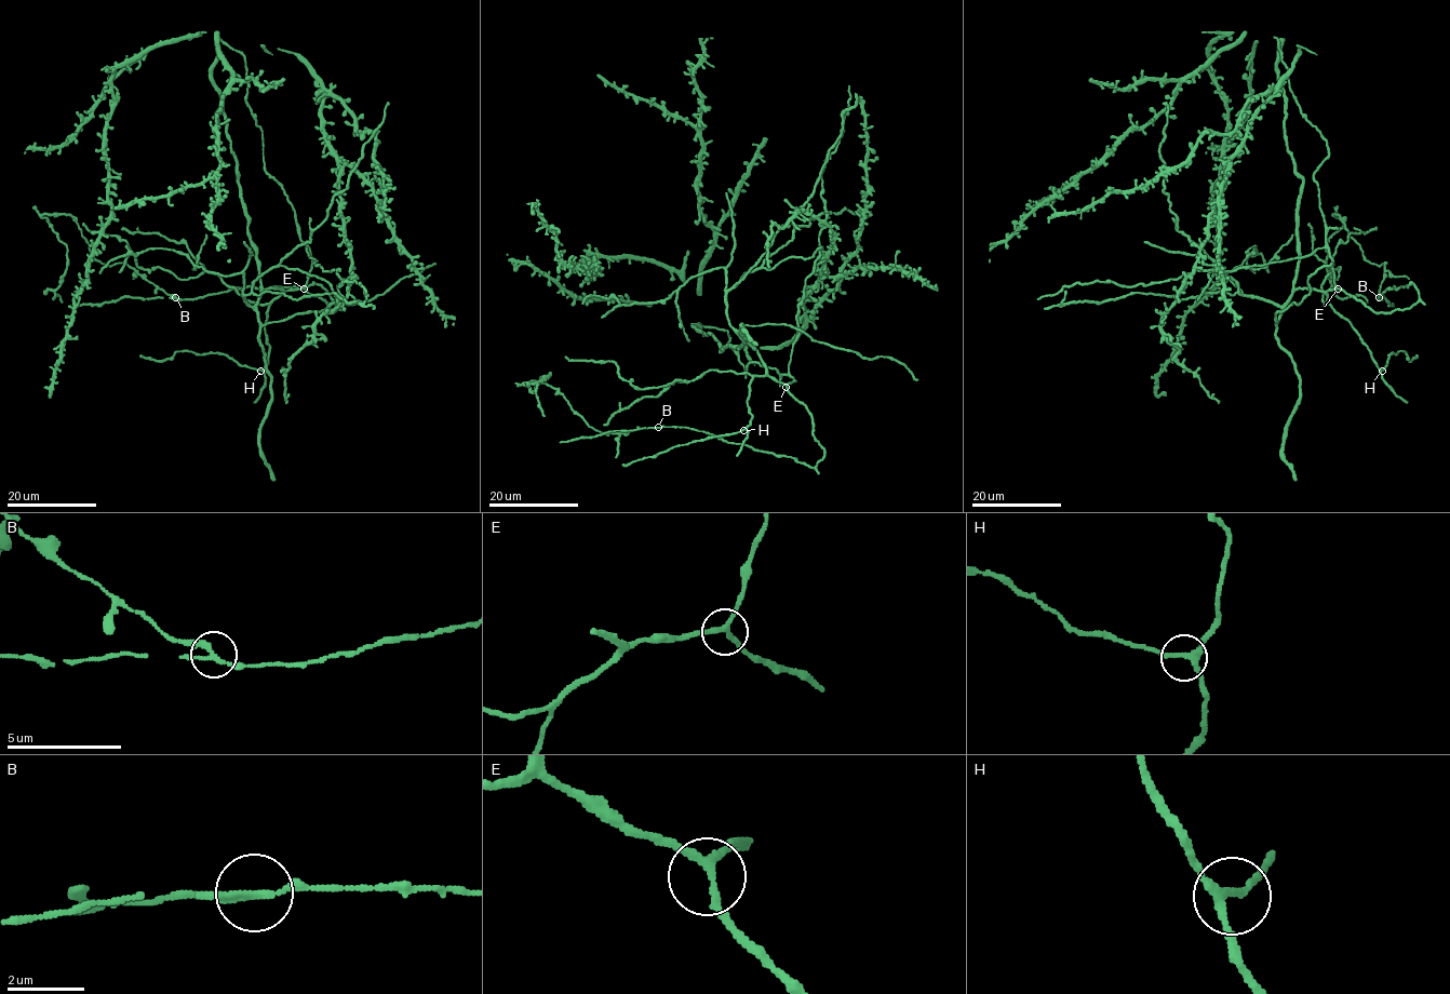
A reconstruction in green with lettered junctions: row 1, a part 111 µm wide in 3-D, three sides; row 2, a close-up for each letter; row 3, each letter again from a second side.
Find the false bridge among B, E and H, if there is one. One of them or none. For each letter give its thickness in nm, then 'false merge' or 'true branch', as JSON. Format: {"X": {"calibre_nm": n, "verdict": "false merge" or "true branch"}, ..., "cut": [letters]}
{"B": {"calibre_nm": 190, "verdict": "false merge"}, "E": {"calibre_nm": 190, "verdict": "true branch"}, "H": {"calibre_nm": 200, "verdict": "true branch"}, "cut": ["B"]}

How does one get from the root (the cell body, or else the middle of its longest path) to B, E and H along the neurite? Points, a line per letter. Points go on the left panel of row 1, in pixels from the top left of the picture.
B: (310, 253), (305, 289), (331, 312), (341, 310), (317, 284), (176, 297)
E: (310, 253), (311, 269), (304, 289)
H: (310, 253), (307, 283), (283, 292), (269, 306), (265, 325), (269, 354), (260, 371)

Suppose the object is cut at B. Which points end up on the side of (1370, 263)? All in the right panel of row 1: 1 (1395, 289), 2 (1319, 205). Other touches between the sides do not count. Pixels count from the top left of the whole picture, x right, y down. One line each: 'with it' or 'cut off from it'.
1: cut off from it
2: cut off from it

